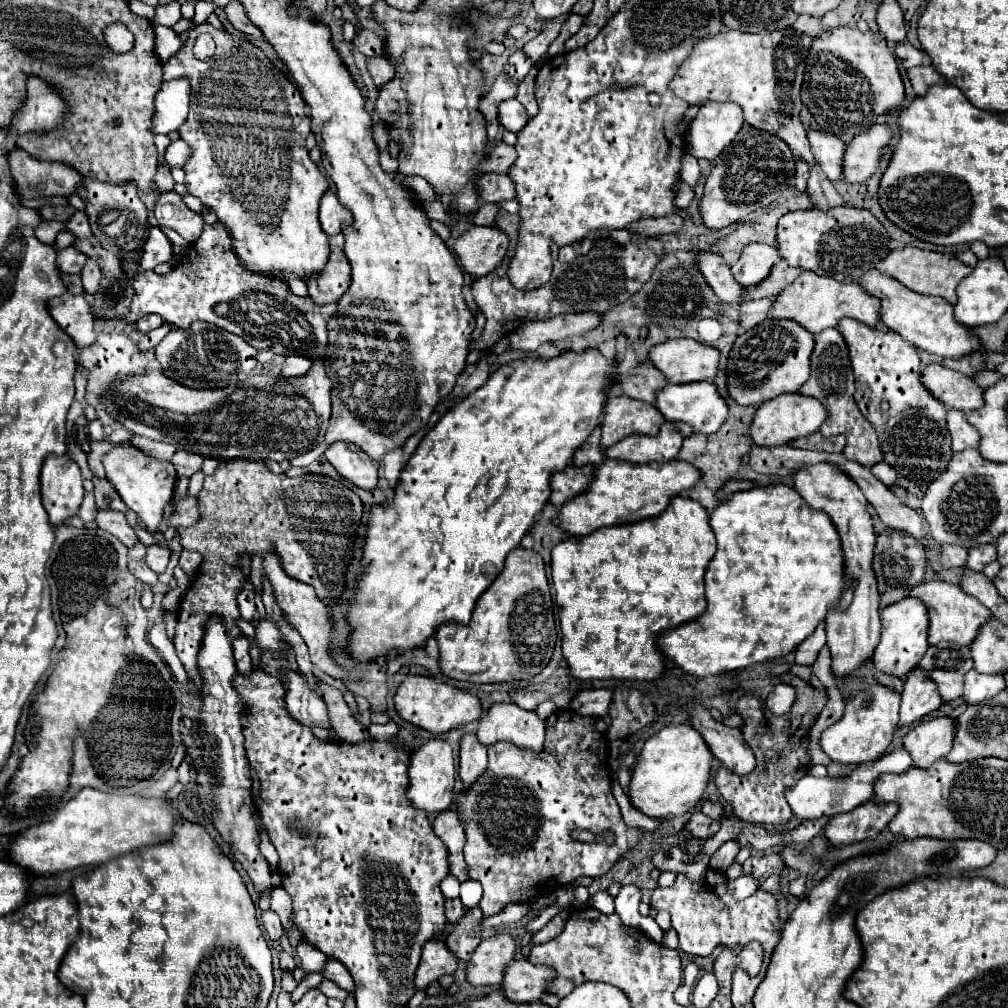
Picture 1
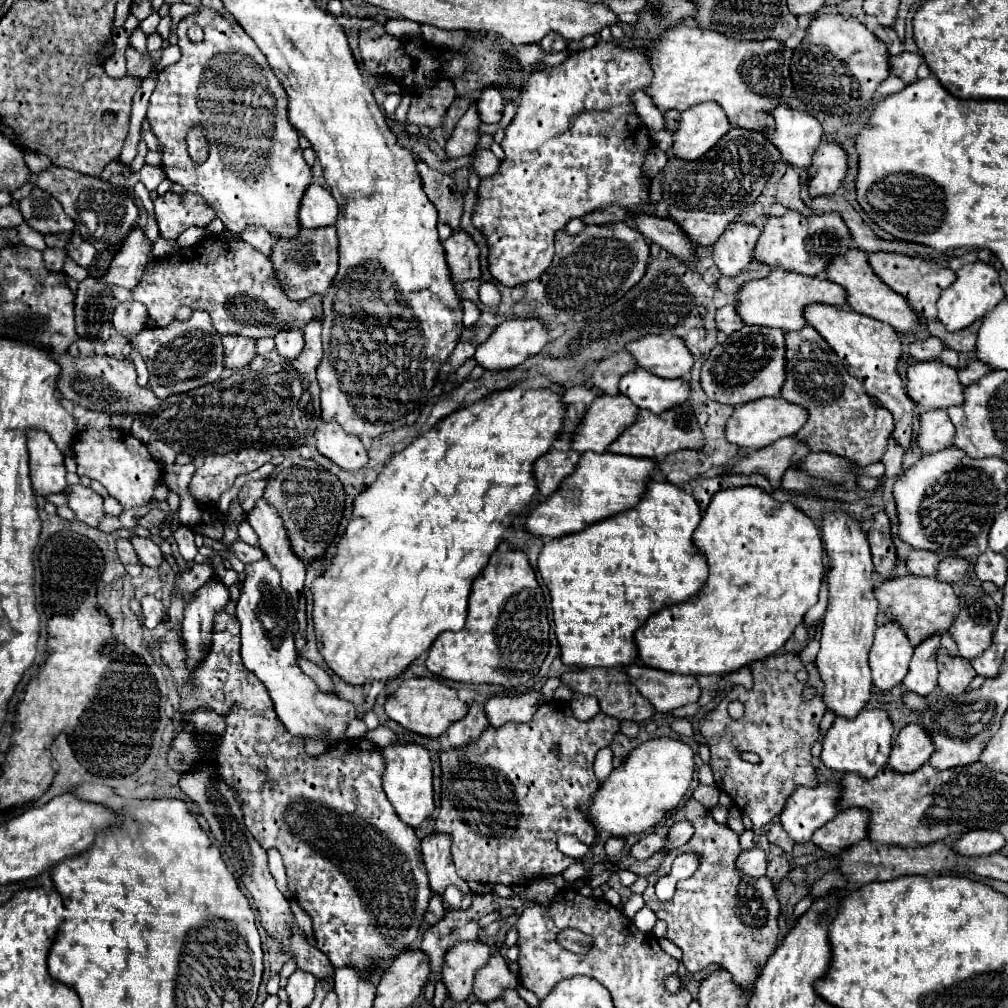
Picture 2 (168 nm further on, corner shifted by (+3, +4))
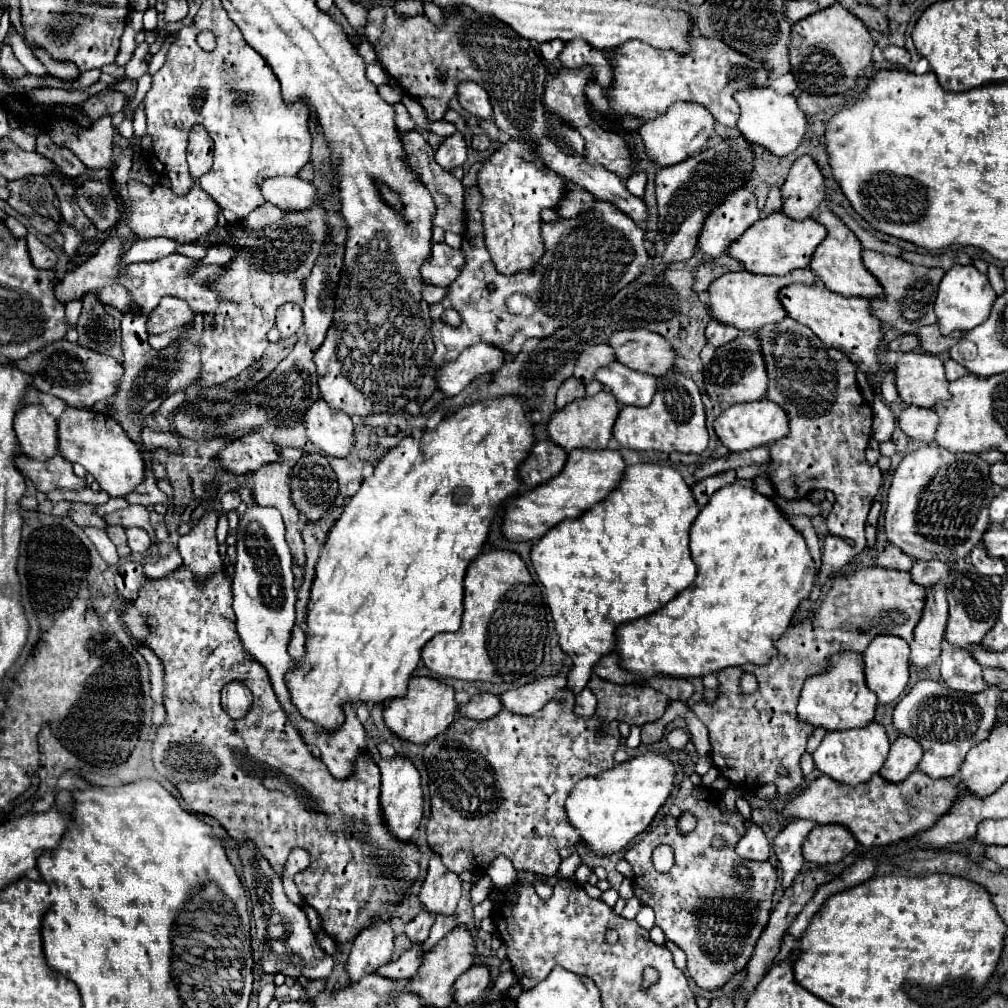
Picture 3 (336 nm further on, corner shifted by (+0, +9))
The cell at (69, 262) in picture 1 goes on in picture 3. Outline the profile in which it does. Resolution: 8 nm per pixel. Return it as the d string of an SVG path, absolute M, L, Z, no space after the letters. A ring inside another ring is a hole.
M27 234L27 250L31 254L31 262L35 262L35 268L51 270L55 266L55 252L49 250L43 242L39 242L33 234Z

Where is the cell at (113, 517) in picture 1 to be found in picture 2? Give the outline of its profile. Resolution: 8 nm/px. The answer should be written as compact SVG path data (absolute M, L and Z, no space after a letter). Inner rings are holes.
M82 485L68 487L66 493L70 493L68 507L76 513L78 521L98 529L98 523L106 515L104 513L104 499L100 495L96 495L90 487L82 487Z

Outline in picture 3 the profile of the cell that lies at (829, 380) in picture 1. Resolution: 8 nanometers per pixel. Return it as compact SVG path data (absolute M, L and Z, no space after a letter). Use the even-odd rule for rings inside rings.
M783 318L783 322L761 326L757 332L759 332L759 348L763 350L763 362L769 374L769 386L767 386L765 396L767 400L779 404L789 416L789 434L769 446L771 460L767 464L761 464L761 466L753 464L747 468L737 468L737 478L755 480L757 476L763 476L771 482L775 492L785 500L807 498L811 492L819 488L831 490L837 500L835 500L831 514L827 516L829 534L853 540L855 546L863 550L867 546L865 518L869 514L873 500L877 498L881 490L883 474L877 466L869 464L865 458L865 448L871 440L873 410L859 392L857 378L855 378L855 366L841 350L825 346L807 326L791 318Z

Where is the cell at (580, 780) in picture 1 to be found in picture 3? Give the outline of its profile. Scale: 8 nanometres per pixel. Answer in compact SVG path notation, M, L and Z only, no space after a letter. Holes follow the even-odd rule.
M561 690L539 712L521 716L501 710L487 722L457 718L447 732L435 736L423 750L423 762L429 774L431 816L427 820L427 840L451 872L483 872L487 864L505 854L517 872L533 872L553 878L559 870L559 848L579 842L579 834L565 816L565 798L571 788L587 776L595 776L615 766L613 754L621 744L617 722L603 724L605 736L597 734L601 720L579 718L573 712L573 692Z

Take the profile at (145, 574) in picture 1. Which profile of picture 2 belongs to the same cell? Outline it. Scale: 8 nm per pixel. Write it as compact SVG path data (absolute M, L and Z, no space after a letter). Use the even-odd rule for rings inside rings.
M120 539L118 545L116 545L116 549L118 549L118 557L120 557L120 561L124 565L142 565L140 559L136 557L136 551L134 551L130 539Z

